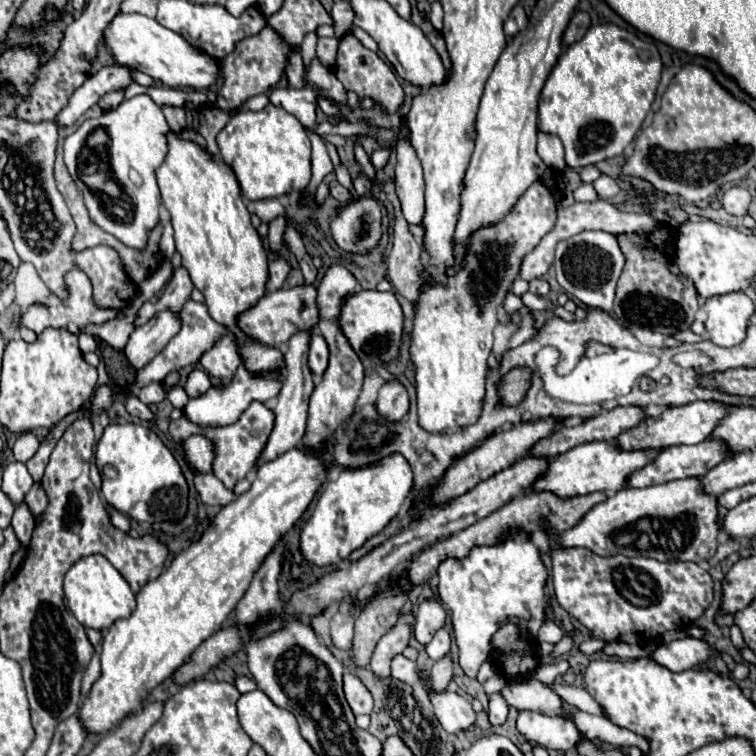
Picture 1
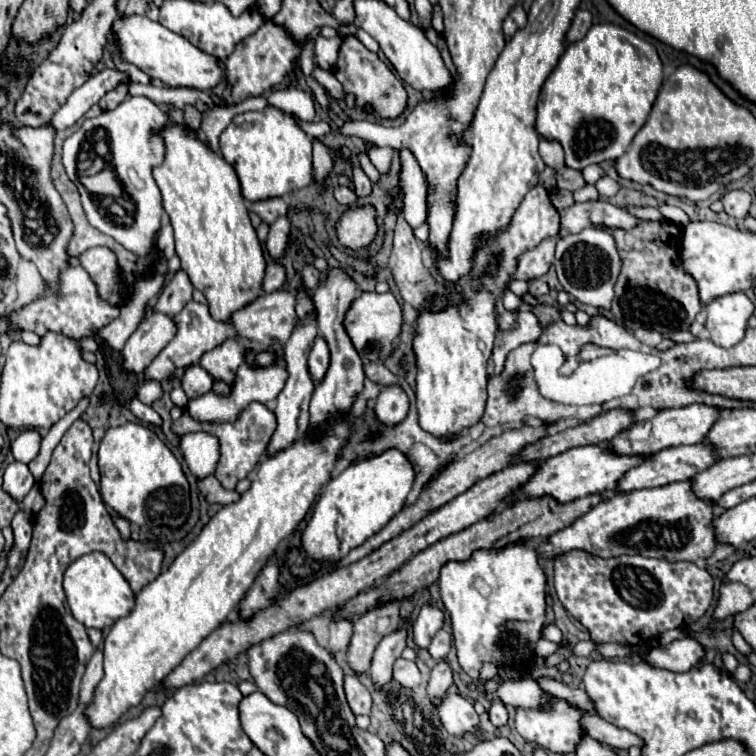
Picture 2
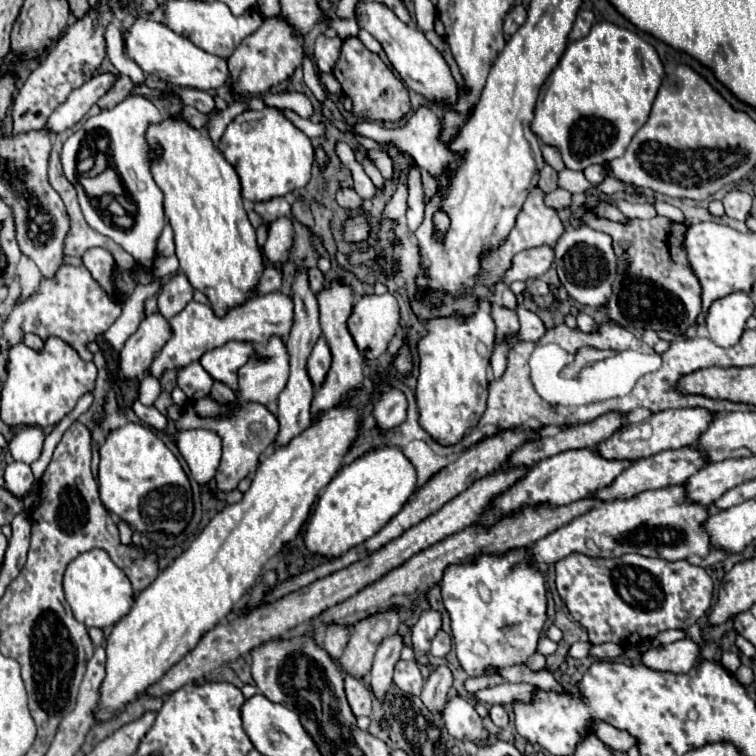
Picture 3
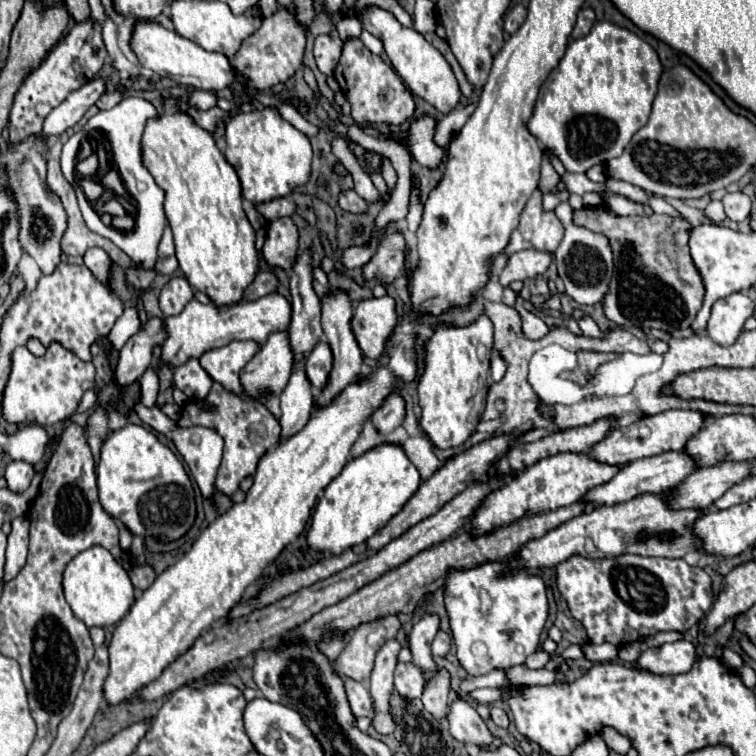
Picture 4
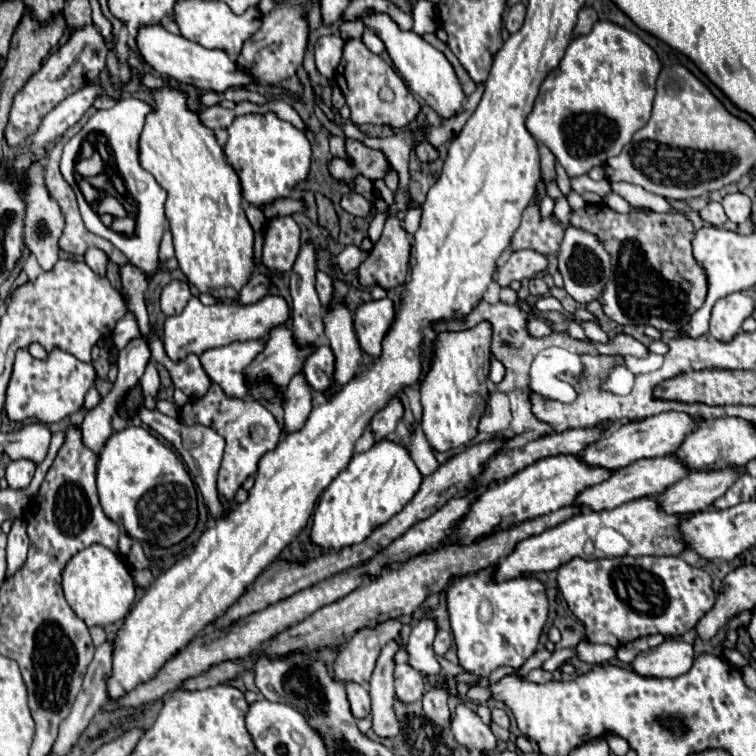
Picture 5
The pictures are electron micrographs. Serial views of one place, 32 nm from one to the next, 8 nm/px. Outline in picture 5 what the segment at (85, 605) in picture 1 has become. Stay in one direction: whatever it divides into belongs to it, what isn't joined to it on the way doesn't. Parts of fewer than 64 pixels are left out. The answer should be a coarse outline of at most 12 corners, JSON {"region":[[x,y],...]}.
{"region":[[102,544],[66,564],[62,586],[86,626],[124,620],[128,568]]}

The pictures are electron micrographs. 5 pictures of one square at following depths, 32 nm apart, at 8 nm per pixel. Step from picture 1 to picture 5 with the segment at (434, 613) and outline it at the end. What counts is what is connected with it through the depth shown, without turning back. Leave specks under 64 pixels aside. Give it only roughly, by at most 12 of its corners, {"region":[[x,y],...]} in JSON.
{"region":[[422,618],[408,638],[410,666],[438,674],[436,620]]}

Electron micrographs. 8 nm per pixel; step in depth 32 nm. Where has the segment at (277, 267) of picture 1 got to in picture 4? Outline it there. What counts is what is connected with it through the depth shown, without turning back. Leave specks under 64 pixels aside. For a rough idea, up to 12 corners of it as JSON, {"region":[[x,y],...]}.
{"region":[[272,270],[256,276],[244,300],[266,296],[278,288],[278,276]]}

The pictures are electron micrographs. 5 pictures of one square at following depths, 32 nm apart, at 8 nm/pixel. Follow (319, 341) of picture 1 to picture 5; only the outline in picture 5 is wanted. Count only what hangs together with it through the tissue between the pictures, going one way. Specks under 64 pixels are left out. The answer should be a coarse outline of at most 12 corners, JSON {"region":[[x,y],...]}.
{"region":[[322,344],[304,362],[316,392],[332,386],[334,354]]}

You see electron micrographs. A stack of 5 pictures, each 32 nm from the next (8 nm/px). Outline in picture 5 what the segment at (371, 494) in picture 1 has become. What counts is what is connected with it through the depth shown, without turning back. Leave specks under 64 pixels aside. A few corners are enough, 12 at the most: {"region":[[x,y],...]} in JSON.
{"region":[[404,444],[352,456],[314,510],[310,542],[338,552],[412,500]]}

